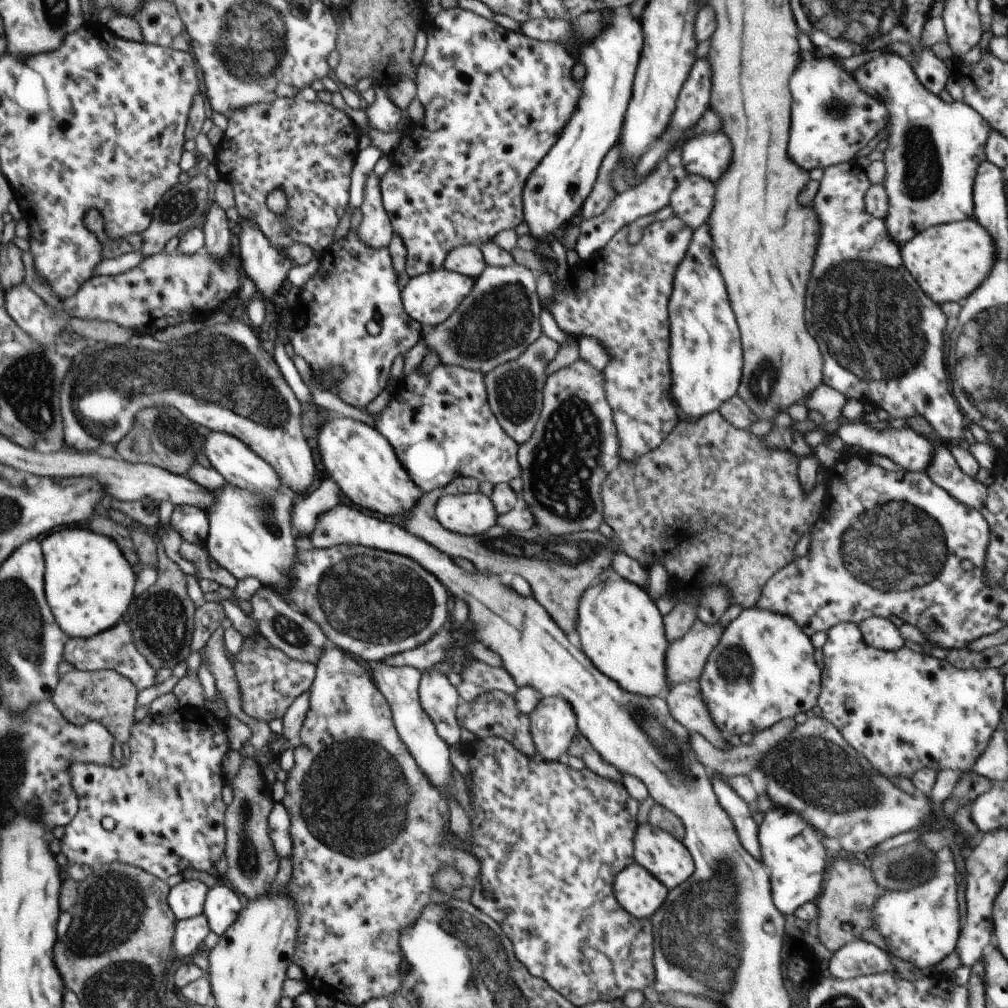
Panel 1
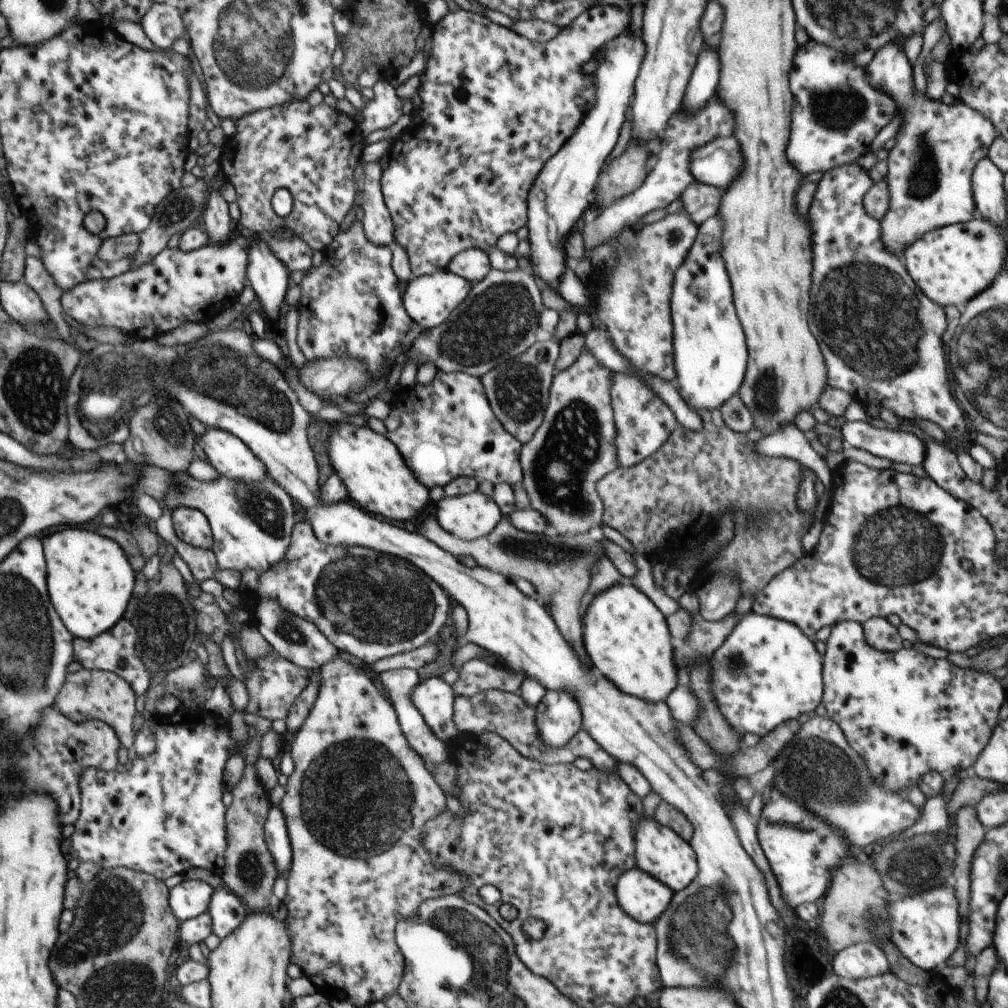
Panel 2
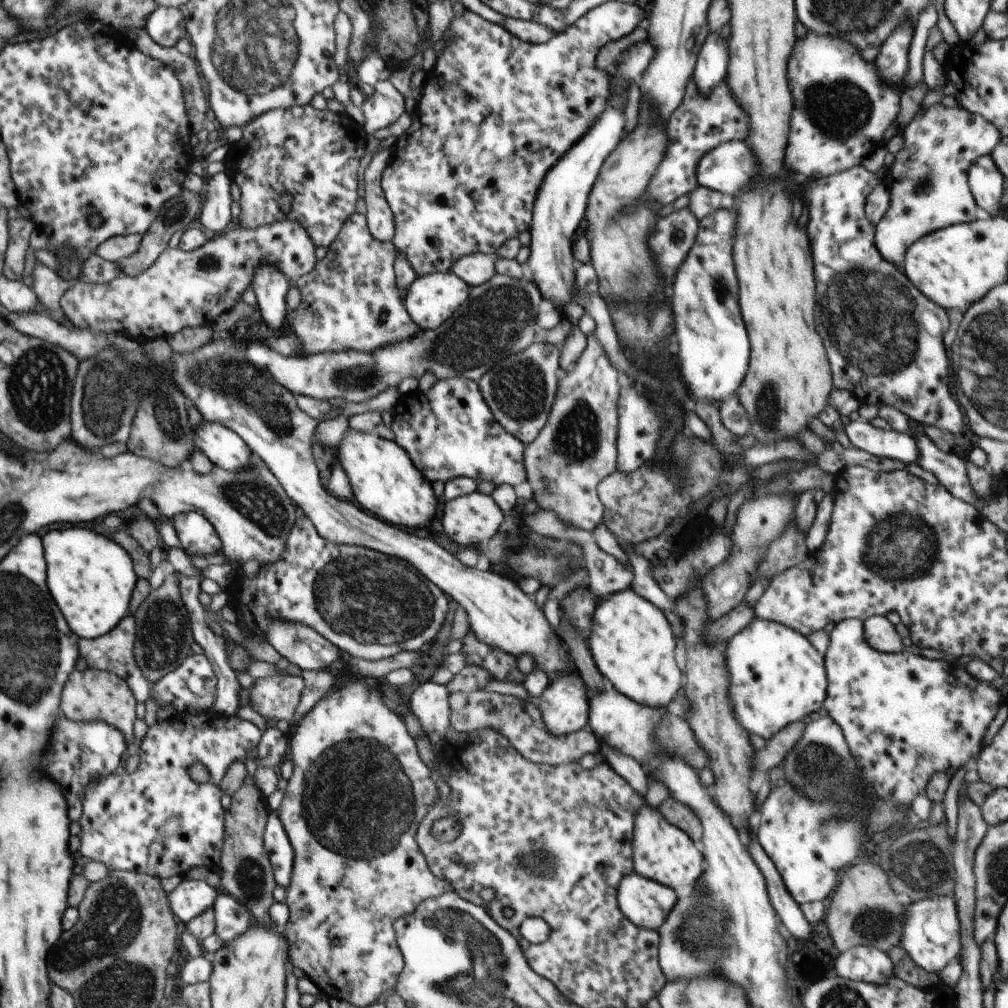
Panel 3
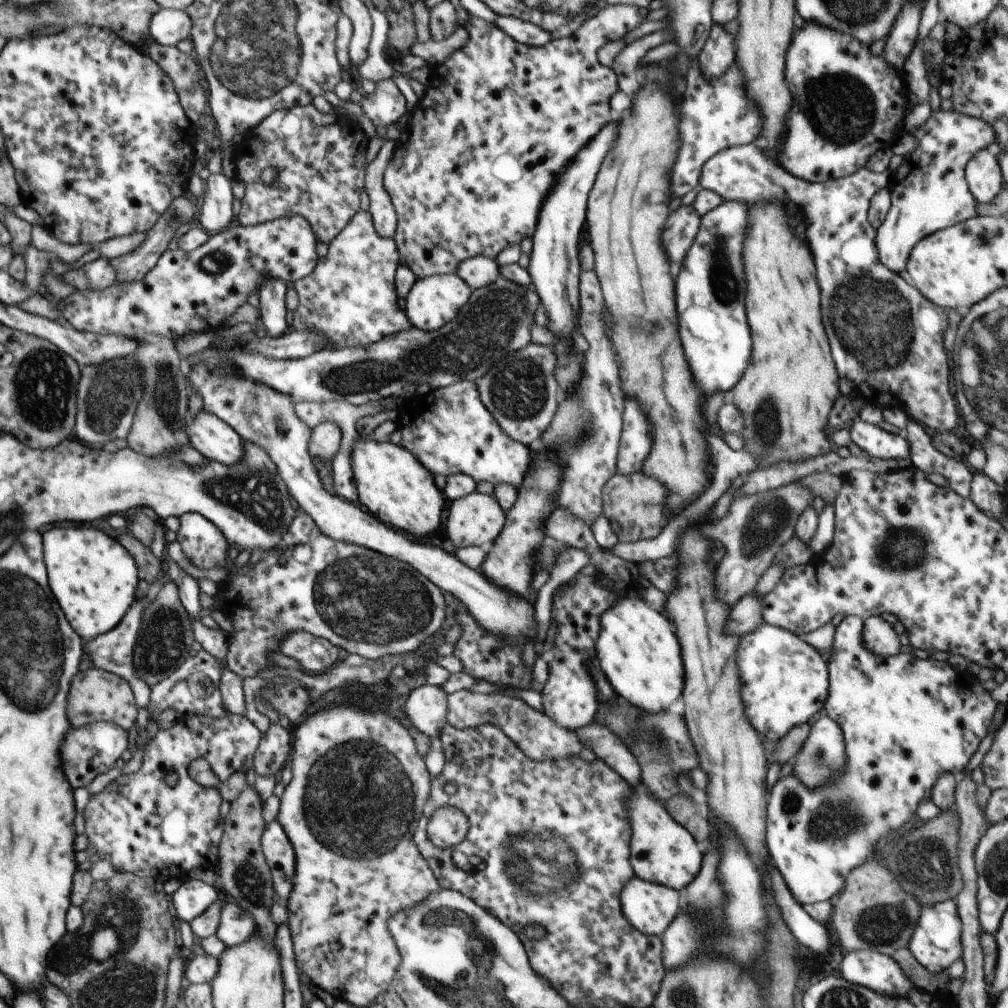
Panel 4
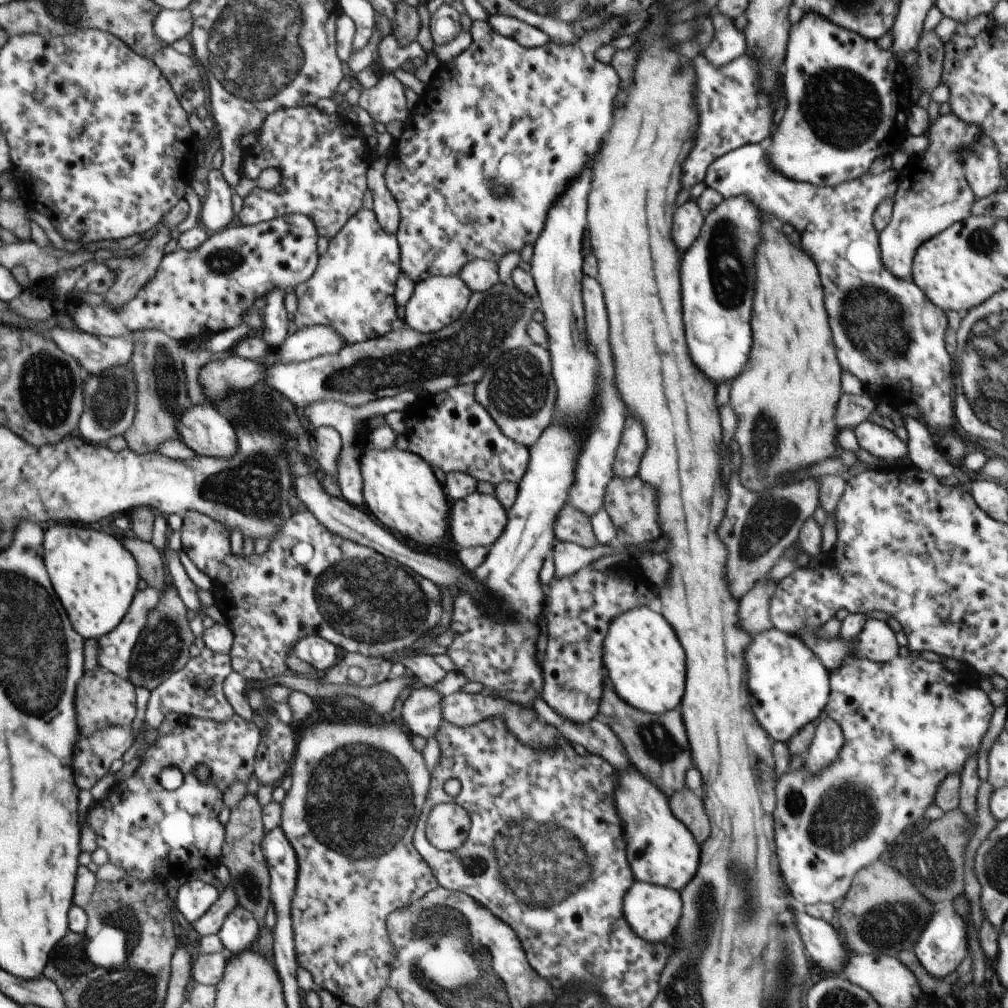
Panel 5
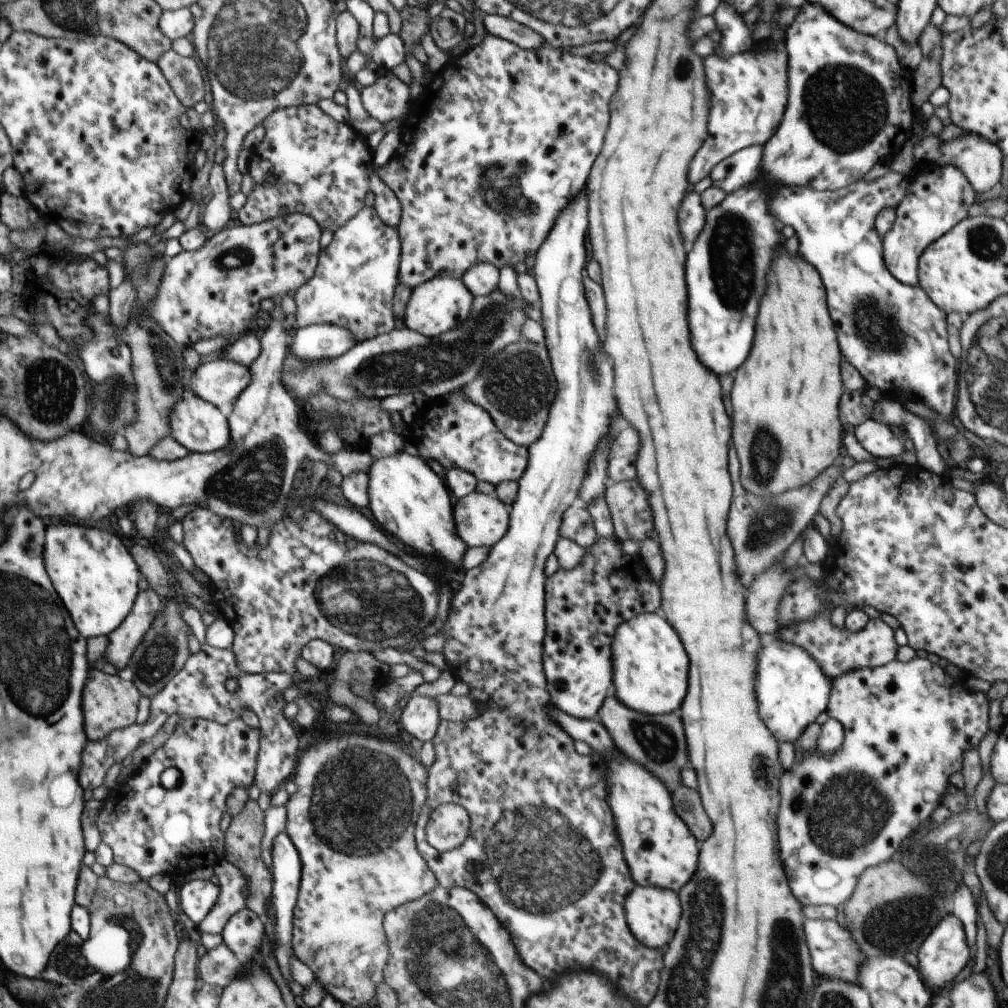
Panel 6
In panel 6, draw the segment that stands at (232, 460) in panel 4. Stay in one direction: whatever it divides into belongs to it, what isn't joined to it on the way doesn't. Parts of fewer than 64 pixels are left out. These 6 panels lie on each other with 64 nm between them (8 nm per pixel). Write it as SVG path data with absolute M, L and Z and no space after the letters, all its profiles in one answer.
M186 392L182 400L172 408L170 428L171 436L190 453L218 452L232 442L227 418L220 412L217 405L210 404L210 401L202 400L202 397L194 396L191 392Z

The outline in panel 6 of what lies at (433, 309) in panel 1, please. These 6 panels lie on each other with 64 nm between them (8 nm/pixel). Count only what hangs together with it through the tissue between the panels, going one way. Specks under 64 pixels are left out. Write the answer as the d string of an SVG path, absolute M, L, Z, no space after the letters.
M437 276L412 289L401 325L428 338L436 338L436 336L440 336L452 328L458 328L464 320L470 320L468 316L470 316L472 304L474 304L474 296L466 288L462 279Z

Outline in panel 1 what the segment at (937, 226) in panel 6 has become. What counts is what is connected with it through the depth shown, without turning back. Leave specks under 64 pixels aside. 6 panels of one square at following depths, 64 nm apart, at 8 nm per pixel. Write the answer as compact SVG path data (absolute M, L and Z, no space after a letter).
M878 52L874 60L853 72L860 88L882 100L888 110L883 184L889 198L885 223L890 238L901 247L928 228L972 219L977 168L987 160L990 127L986 120L963 100L945 102L926 90L913 67L898 54Z

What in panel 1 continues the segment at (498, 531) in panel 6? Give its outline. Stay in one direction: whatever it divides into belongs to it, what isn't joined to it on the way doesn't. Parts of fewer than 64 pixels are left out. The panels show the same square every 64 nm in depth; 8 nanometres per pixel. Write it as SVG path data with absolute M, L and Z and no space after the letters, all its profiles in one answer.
M478 493L446 495L435 507L443 528L465 536L480 535L496 525L498 514L488 496Z

